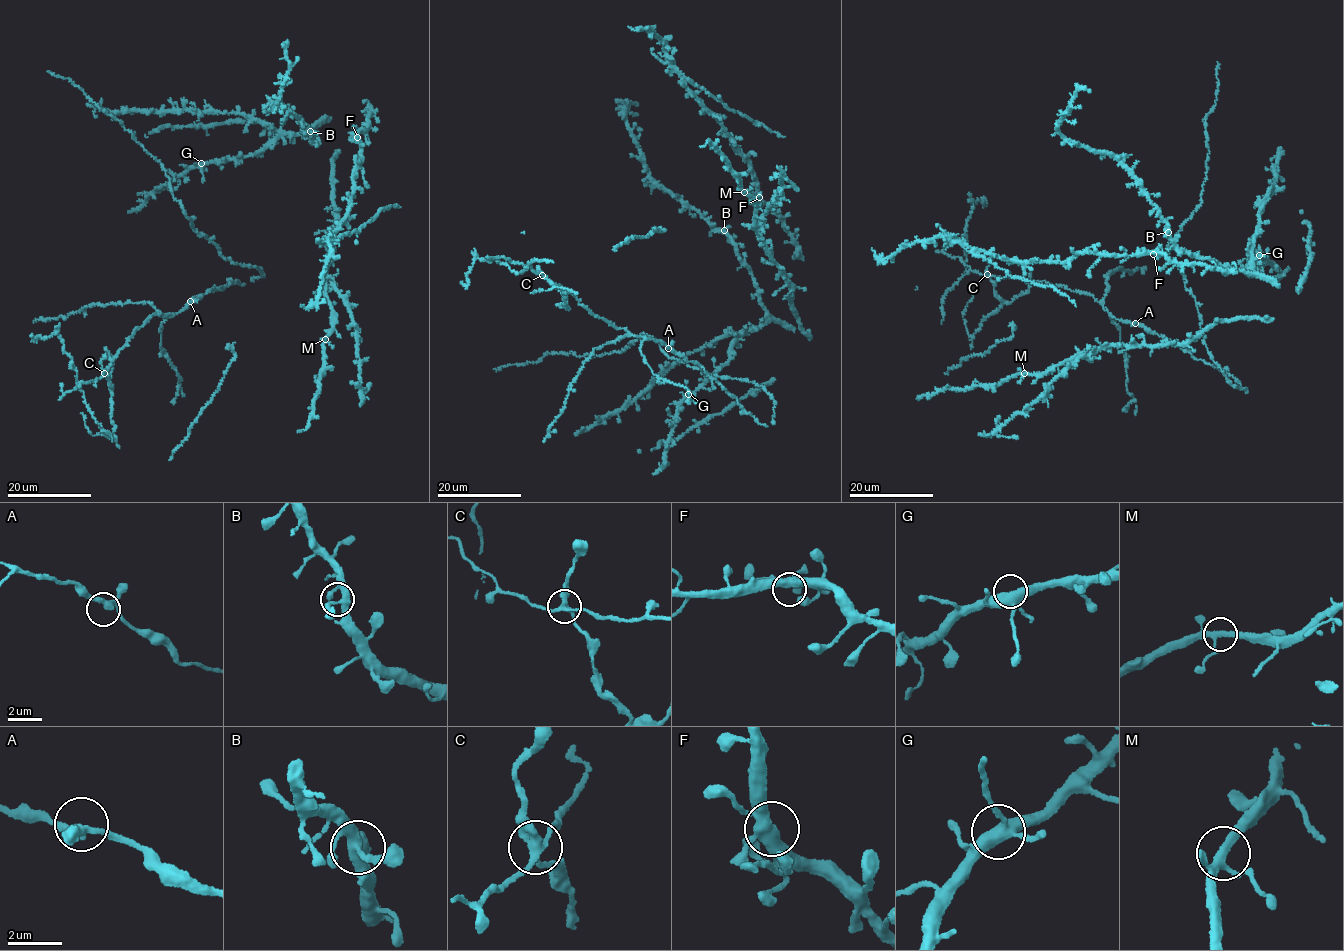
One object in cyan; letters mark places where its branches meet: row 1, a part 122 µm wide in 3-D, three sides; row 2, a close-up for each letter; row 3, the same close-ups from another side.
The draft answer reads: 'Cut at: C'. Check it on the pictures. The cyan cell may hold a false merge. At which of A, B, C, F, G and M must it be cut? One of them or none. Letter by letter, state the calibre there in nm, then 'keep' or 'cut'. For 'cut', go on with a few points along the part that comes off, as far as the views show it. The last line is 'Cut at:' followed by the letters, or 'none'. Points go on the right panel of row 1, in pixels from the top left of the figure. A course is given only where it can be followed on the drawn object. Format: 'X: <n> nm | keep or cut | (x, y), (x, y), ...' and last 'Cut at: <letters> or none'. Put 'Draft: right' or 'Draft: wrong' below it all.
A: 240 nm | keep
B: 320 nm | keep
C: 280 nm | cut
F: 400 nm | keep
G: 440 nm | keep
M: 240 nm | keep
Cut at: C
Draft: right

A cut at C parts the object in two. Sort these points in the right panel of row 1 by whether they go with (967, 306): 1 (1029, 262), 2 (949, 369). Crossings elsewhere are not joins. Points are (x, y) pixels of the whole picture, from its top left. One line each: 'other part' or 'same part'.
1: other part
2: same part

